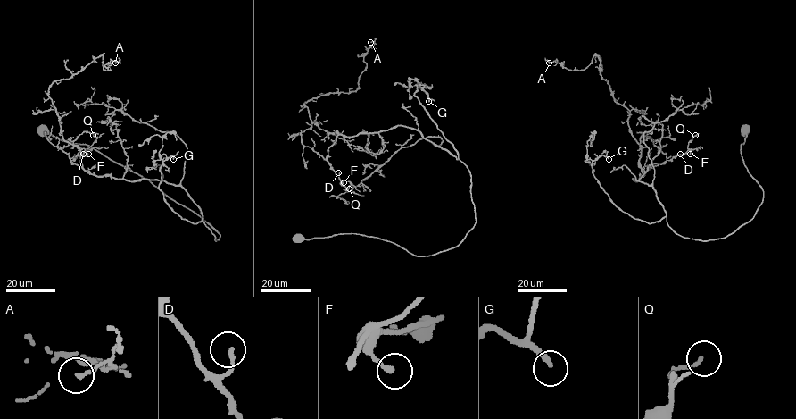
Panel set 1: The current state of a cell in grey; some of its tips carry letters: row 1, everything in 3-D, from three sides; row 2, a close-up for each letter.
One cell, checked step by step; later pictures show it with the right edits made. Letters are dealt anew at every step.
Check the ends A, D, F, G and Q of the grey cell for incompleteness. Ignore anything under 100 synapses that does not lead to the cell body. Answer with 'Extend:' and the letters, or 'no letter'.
Extend: G

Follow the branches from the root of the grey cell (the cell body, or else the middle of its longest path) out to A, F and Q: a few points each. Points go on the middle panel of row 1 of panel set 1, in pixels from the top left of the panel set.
A: (298, 238), (429, 256), (476, 222), (469, 171), (418, 130), (310, 119), (309, 100), (359, 87), (370, 42)
F: (298, 238), (356, 233), (429, 256), (476, 222), (467, 166), (410, 128), (338, 135), (327, 159), (344, 182)
Q: (298, 238), (356, 233), (429, 256), (476, 222), (467, 166), (410, 128), (338, 135), (327, 159), (349, 188)

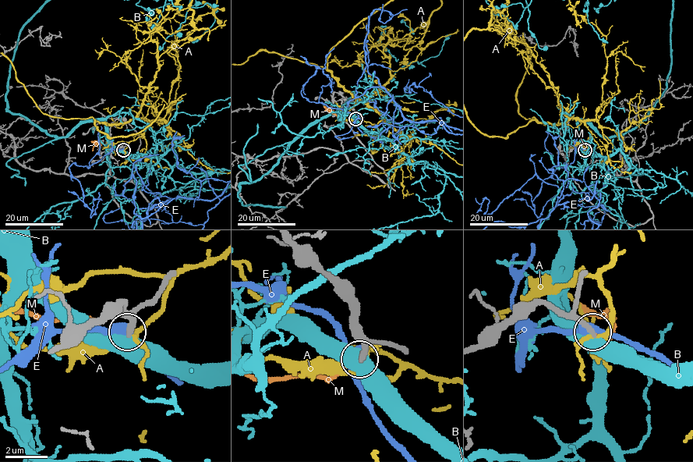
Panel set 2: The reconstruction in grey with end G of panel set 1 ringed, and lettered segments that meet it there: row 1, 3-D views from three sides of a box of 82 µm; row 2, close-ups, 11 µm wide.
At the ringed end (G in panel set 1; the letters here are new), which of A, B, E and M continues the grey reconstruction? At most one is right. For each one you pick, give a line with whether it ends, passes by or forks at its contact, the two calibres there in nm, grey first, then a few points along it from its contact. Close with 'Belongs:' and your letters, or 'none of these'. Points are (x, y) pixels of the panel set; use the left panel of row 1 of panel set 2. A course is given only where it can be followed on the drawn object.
Belongs: none of these

